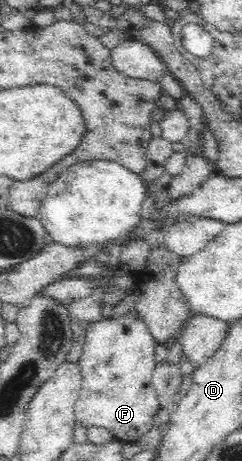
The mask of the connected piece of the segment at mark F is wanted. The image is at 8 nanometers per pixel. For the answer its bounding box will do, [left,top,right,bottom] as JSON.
[74,316,162,444]

